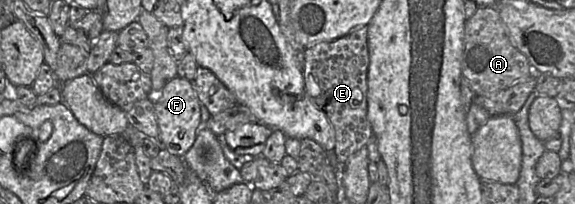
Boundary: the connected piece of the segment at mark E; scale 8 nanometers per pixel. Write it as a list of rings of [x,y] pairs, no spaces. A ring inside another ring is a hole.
[[[362,26],[330,42],[307,46],[303,54],[305,93],[321,108],[335,131],[333,149],[337,162],[344,165],[349,157],[366,146],[373,136],[367,119],[367,76],[369,66],[368,27]]]

